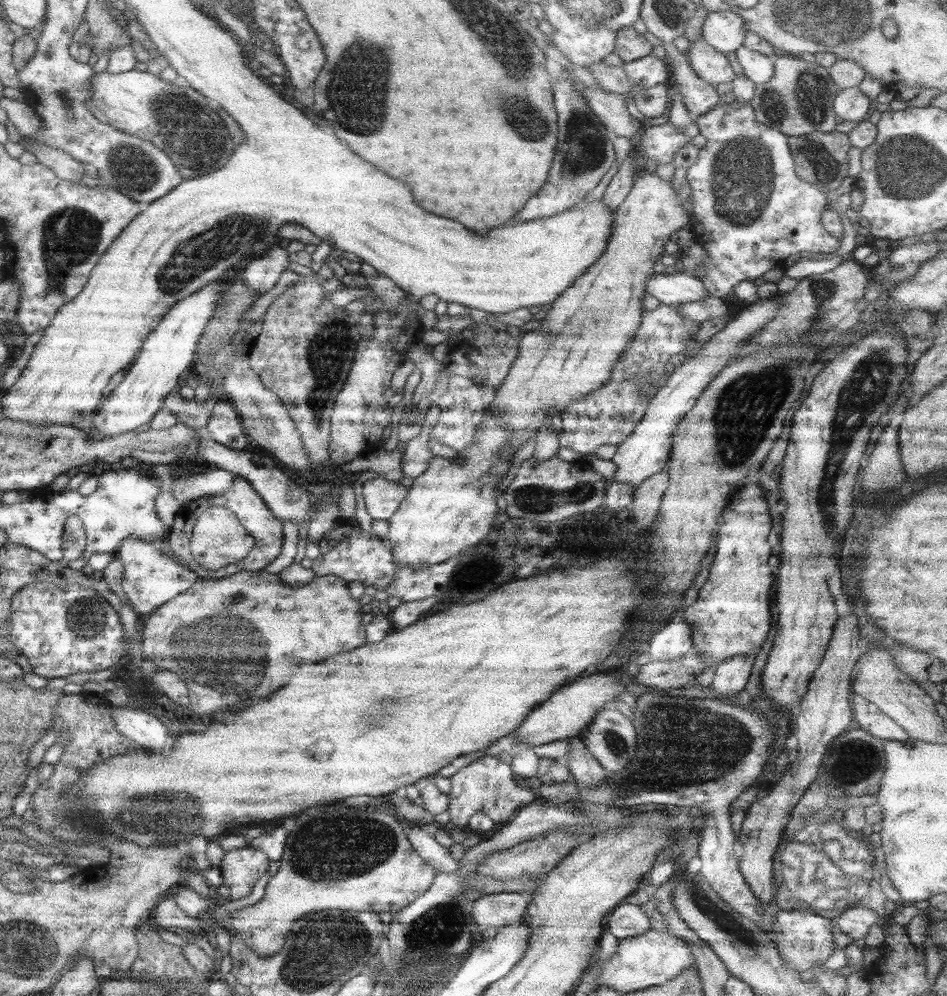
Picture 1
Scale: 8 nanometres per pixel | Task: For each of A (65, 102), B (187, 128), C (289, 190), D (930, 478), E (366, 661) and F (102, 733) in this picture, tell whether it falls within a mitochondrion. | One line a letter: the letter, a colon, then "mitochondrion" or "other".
A: mitochondrion
B: mitochondrion
C: other
D: other
E: other
F: other

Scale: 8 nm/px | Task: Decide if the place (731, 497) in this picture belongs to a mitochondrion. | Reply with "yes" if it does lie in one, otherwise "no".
no

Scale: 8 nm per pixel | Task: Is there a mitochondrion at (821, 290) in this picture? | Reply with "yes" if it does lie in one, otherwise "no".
yes

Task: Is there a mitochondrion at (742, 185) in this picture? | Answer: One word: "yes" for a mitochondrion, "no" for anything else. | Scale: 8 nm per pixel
yes

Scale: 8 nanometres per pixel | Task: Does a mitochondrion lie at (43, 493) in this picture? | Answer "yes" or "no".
no

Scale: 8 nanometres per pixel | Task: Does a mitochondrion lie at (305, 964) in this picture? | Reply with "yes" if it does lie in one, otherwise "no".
yes

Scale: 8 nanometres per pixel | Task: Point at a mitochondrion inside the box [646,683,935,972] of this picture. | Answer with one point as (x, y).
(819, 849)

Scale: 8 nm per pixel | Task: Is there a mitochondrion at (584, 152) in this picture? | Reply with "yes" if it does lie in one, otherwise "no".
yes

